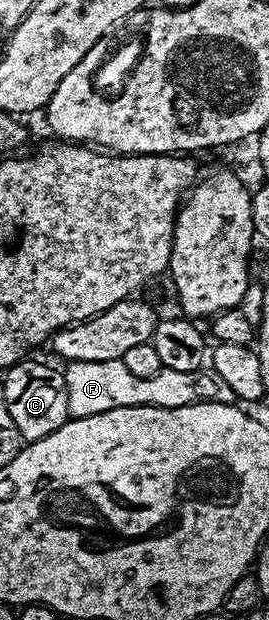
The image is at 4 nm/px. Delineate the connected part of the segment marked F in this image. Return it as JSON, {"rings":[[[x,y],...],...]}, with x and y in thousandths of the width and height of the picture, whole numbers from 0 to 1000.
{"rings":[[[375,581],[372,584],[260,584],[249,597],[230,598],[249,627],[249,666],[264,674],[361,671],[375,665],[405,665],[420,658],[468,655],[610,655],[658,658],[699,655],[721,648],[803,648],[862,653],[877,647],[866,626],[829,608],[807,606],[792,594],[743,594],[717,600],[643,600],[595,597],[584,606],[528,610],[494,606],[480,594],[465,594],[454,581]]]}

